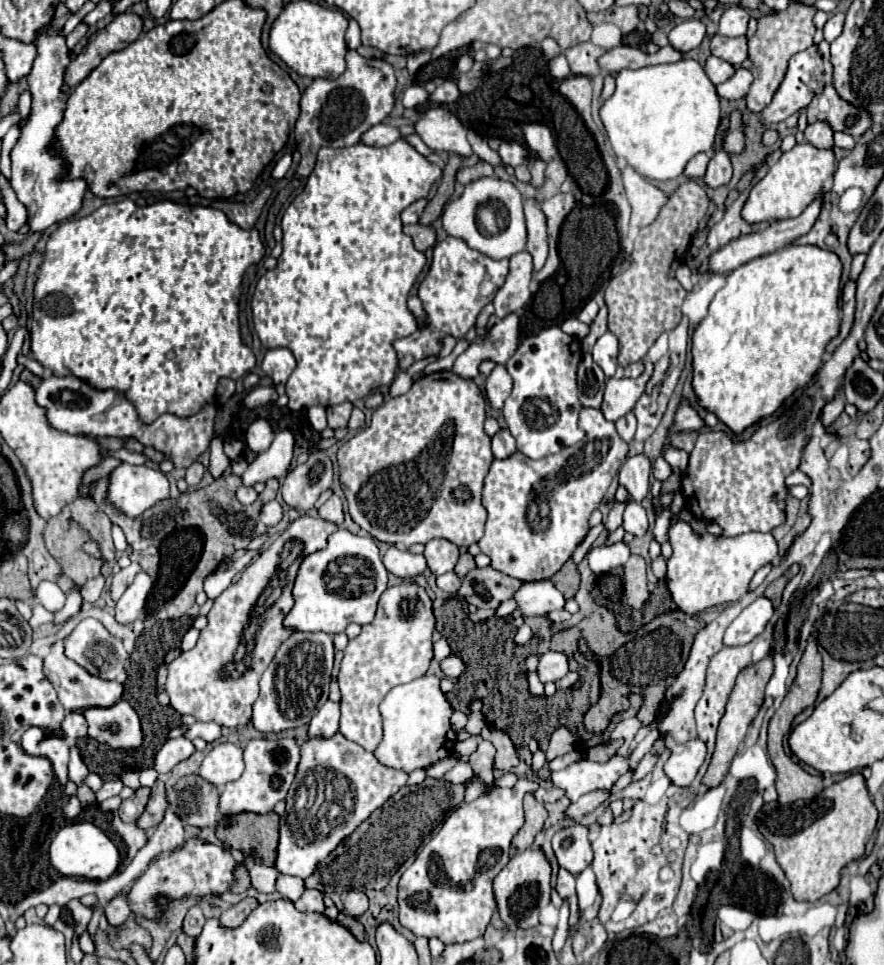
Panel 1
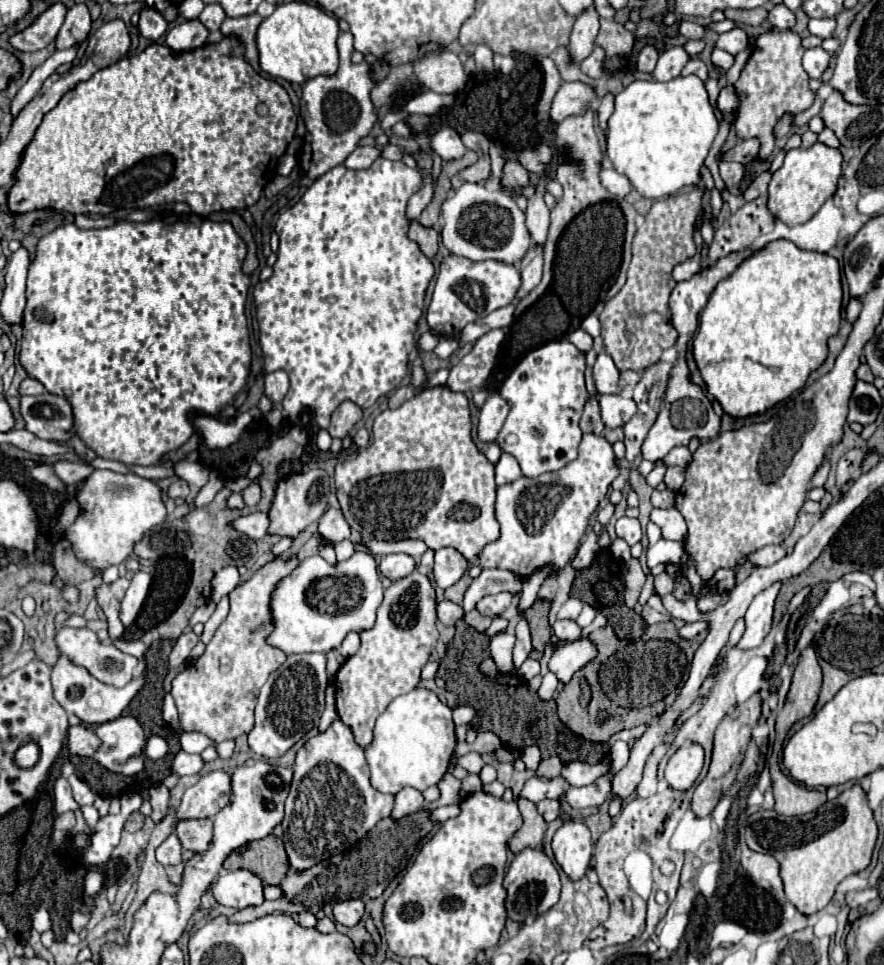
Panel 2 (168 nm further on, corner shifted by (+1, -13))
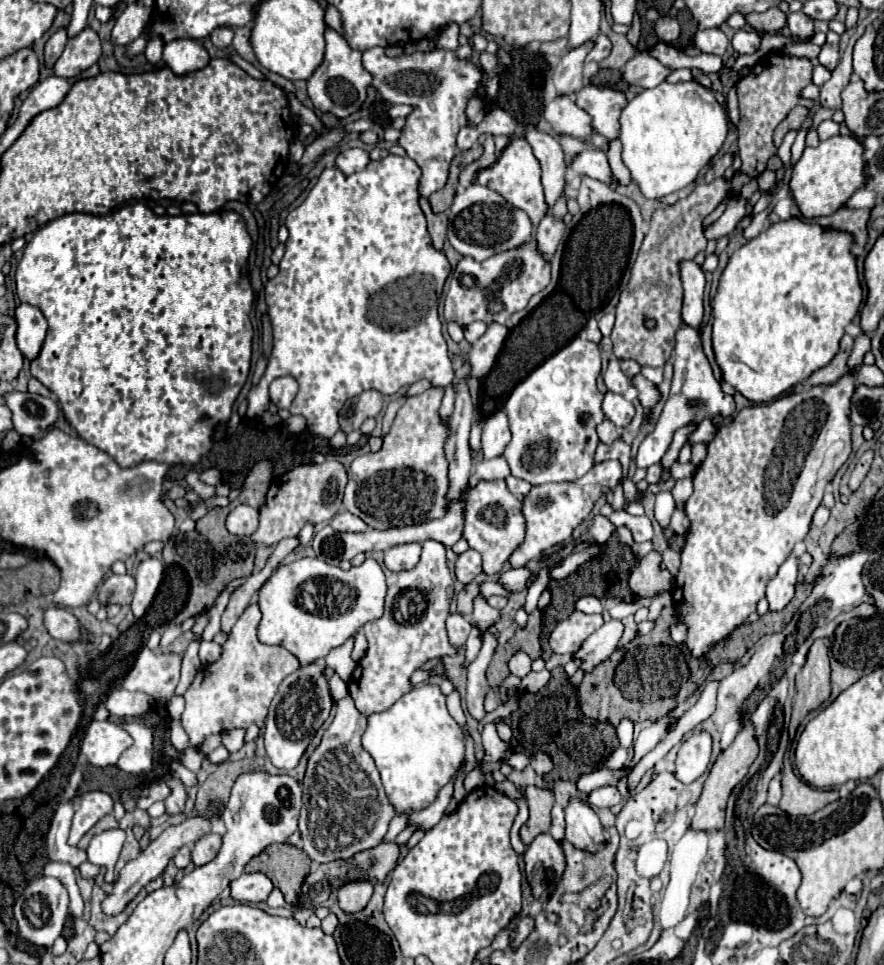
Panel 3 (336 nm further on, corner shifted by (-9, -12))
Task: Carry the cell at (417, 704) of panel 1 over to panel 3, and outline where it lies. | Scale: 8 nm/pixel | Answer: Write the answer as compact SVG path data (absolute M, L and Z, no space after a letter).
M426 683L404 693L390 709L372 713L362 747L374 759L394 811L408 815L428 807L464 763L462 727L448 713L440 687Z

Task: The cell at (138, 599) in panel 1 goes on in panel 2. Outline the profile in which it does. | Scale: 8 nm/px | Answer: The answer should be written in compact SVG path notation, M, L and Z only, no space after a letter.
M136 572L134 574L134 578L130 582L130 588L126 590L126 596L124 596L122 604L120 604L120 620L122 620L122 624L126 628L136 620L146 596L148 596L150 580L152 578L146 572Z

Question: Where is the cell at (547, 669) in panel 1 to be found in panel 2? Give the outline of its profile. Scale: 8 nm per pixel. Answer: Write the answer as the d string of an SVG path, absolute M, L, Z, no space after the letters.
M582 638L558 648L548 662L548 670L556 674L560 682L566 684L574 676L574 672L580 670L584 664L588 664L594 656L596 656L596 648L590 644L588 638Z

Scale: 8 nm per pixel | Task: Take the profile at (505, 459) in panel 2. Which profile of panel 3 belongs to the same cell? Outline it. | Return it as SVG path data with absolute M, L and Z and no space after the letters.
M512 475L506 479L506 485L508 485L510 493L516 495L518 499L524 499L524 497L530 493L530 487L532 487L530 483L524 483L522 479L516 479L516 477L512 477Z

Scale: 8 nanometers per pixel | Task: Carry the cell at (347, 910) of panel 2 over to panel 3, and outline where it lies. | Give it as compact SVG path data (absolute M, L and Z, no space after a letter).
M358 879L358 881L350 881L350 883L344 883L342 887L338 887L340 909L348 911L348 913L362 911L372 897L372 885L374 883L368 879Z

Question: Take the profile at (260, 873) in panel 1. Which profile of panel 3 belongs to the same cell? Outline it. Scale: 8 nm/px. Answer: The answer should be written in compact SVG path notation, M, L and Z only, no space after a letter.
M244 873L230 883L230 889L232 889L230 893L232 899L240 903L260 903L266 901L274 885L264 873Z

